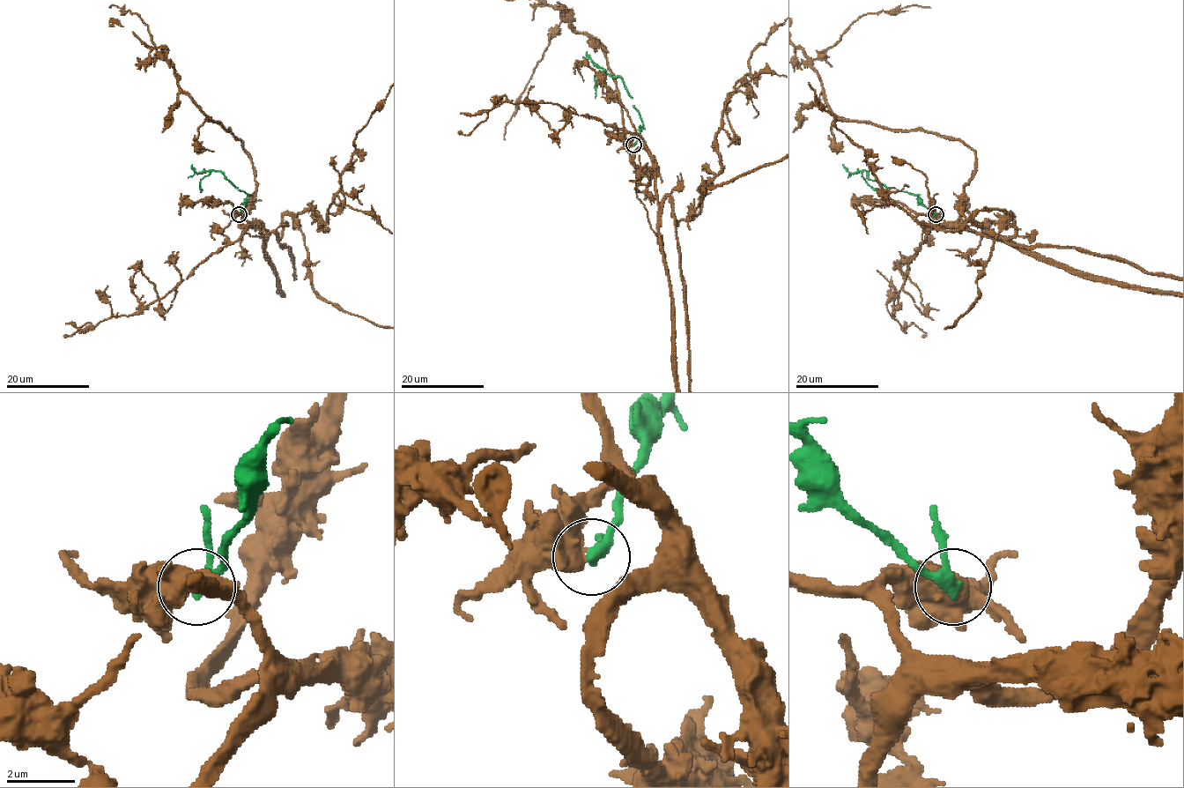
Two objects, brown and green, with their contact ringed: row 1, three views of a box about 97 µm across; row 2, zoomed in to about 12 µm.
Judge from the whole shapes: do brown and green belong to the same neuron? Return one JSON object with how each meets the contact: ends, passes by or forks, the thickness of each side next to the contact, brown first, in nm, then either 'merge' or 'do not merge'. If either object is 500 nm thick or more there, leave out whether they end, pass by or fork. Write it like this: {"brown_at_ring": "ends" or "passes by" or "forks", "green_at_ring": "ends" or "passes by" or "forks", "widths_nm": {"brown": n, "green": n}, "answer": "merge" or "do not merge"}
{"widths_nm": {"brown": 700, "green": 280}, "answer": "do not merge"}

